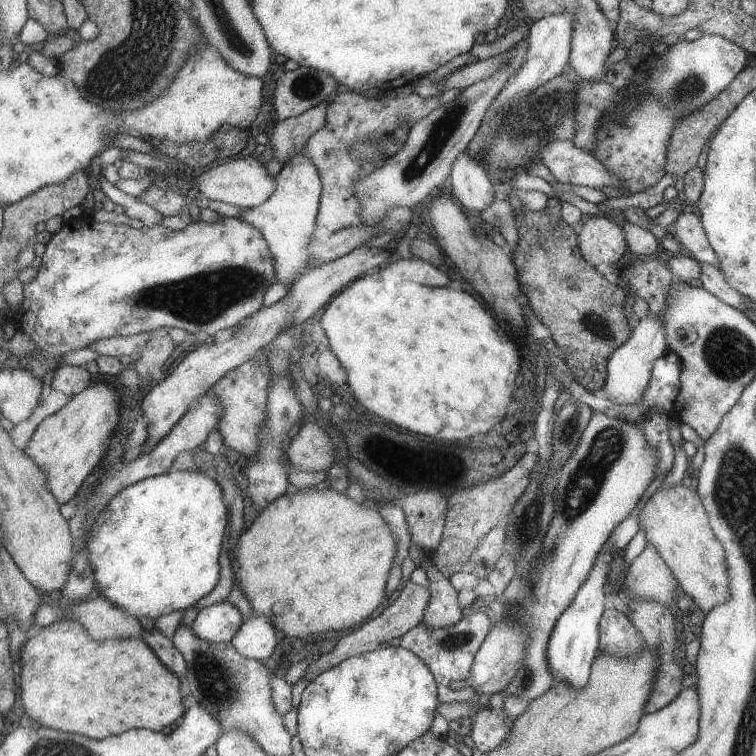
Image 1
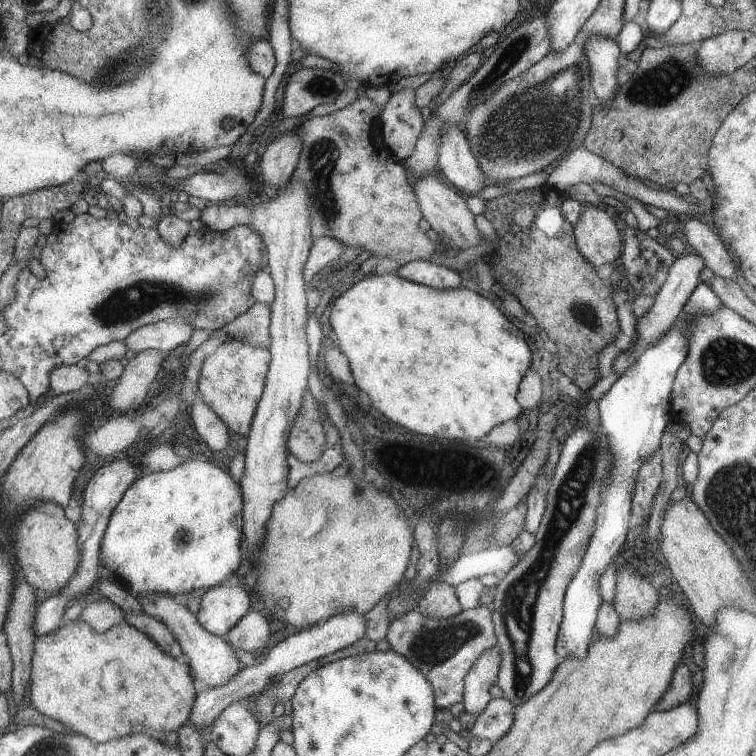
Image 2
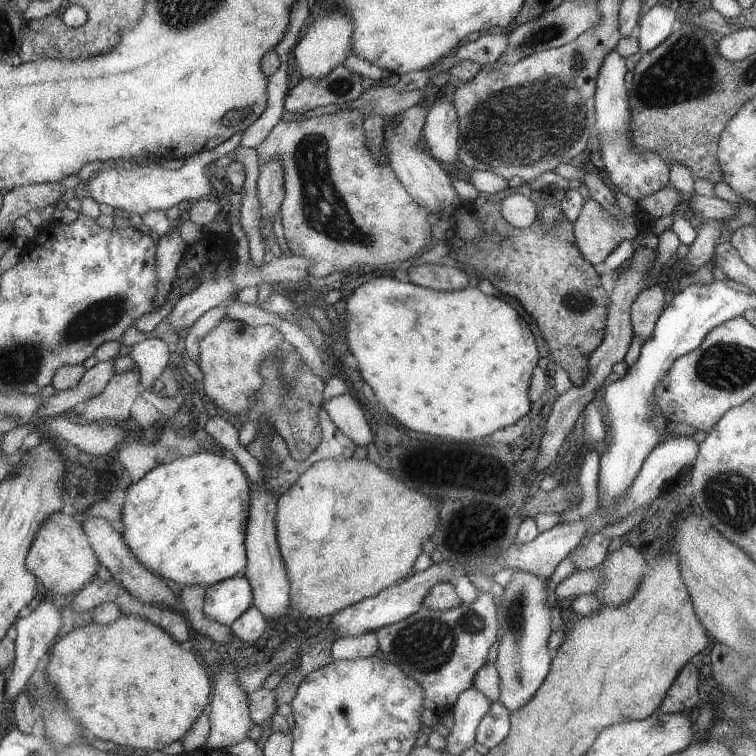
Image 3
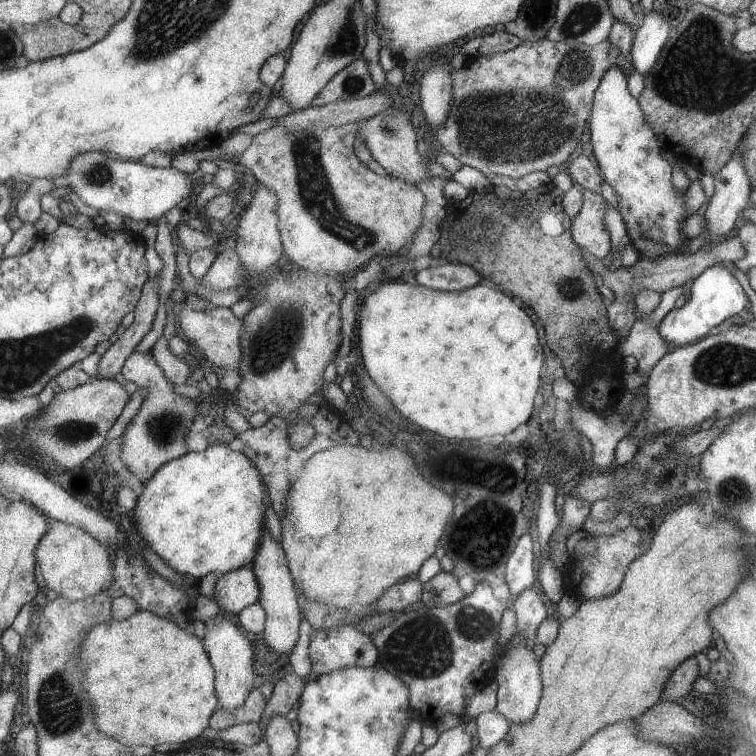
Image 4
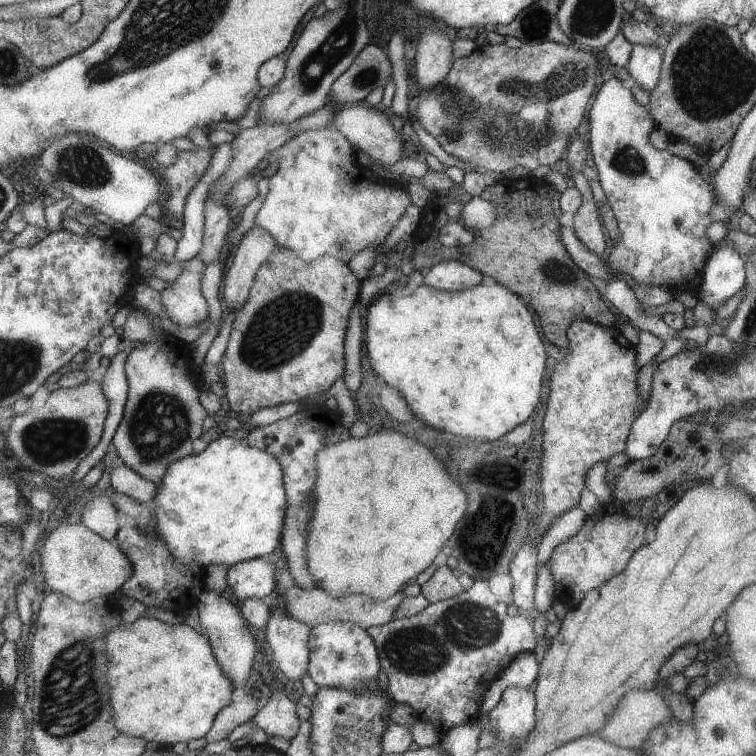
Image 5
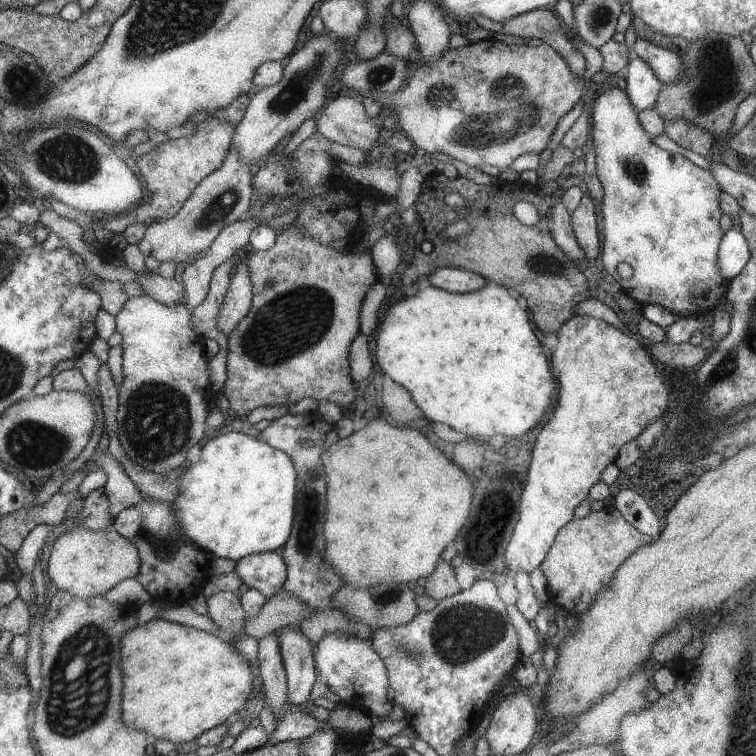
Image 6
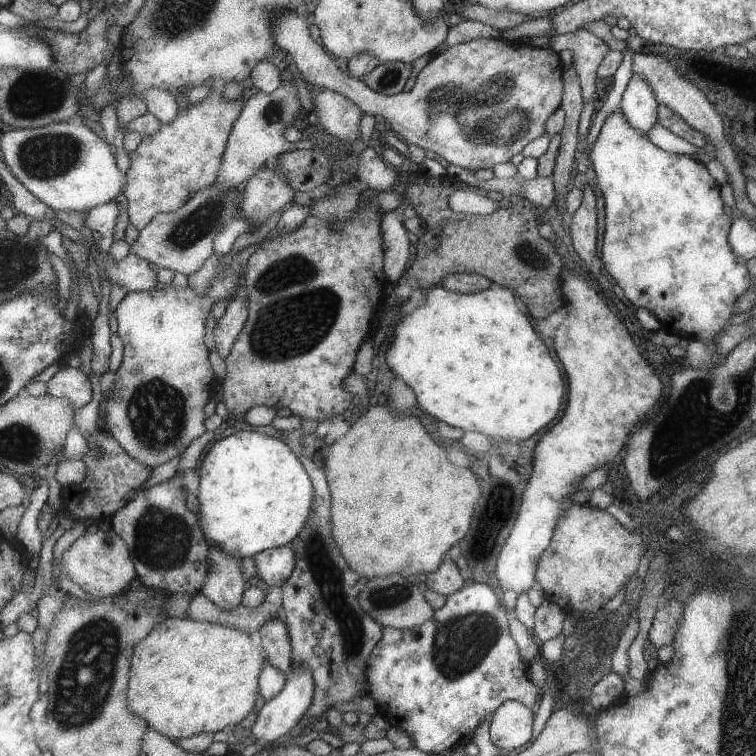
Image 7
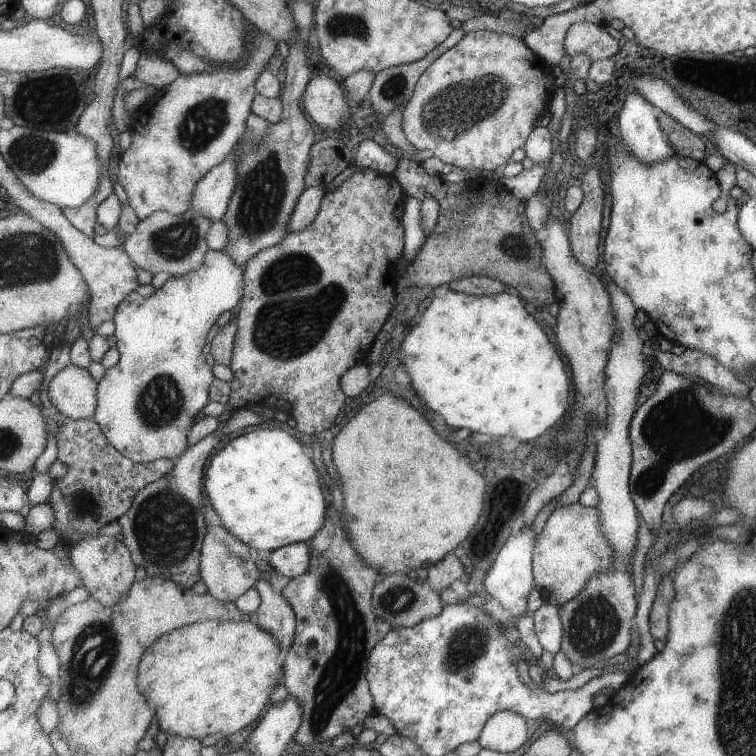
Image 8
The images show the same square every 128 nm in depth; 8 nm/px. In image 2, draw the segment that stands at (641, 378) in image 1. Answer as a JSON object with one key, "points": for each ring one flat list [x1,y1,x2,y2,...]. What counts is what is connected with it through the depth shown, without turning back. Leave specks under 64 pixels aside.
{"points":[[695,250,693,254,677,255,675,262,673,262,673,265,669,266,667,270,665,281,655,294,654,304,646,314,643,314,641,318,636,320,637,342,633,342,631,346,629,345,627,349,623,350,621,356,617,356,617,360,613,360,613,366,611,366,612,372,617,372,619,375,623,374,623,372,635,362,636,357,639,356,641,351,647,350,651,342,659,340,659,336,665,334,665,332,671,328,675,316,681,312,681,308,683,308,683,304,685,304,687,298,689,298,689,294,691,294,695,286,700,283,699,272,704,267,703,258,701,258]]}

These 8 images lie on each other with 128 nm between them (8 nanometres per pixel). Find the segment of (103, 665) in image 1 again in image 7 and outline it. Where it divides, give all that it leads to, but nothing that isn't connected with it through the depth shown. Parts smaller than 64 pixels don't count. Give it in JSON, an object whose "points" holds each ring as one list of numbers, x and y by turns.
{"points":[[167,617,155,625,132,650,129,676,131,698,127,698,128,706,131,712,146,722,149,729,168,739,181,740,197,733,226,730,243,720,243,716,251,710,257,694,259,666,259,650,243,631,190,618]]}

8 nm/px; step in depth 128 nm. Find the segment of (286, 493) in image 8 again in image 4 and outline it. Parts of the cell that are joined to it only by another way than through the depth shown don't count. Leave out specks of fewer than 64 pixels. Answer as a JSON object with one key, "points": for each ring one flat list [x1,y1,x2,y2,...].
{"points":[[216,443,166,462,139,485,134,521,149,550,175,572,195,581,210,572,221,574,211,599,227,616,235,617,247,605,258,602,258,581,250,565,267,529,263,508,266,488,255,462]]}

